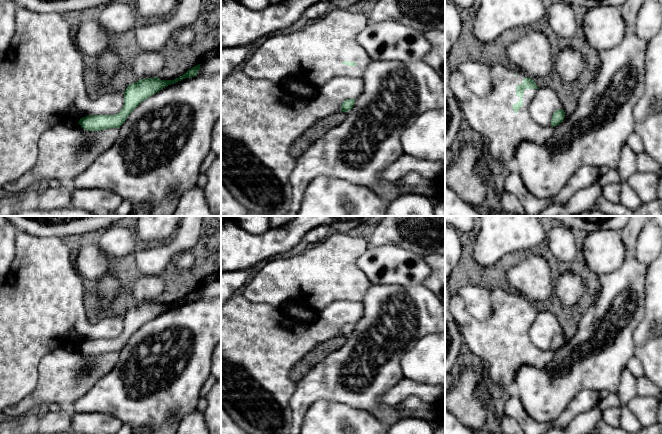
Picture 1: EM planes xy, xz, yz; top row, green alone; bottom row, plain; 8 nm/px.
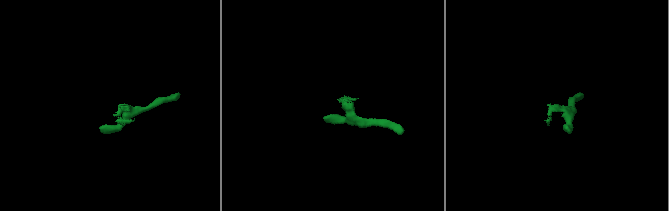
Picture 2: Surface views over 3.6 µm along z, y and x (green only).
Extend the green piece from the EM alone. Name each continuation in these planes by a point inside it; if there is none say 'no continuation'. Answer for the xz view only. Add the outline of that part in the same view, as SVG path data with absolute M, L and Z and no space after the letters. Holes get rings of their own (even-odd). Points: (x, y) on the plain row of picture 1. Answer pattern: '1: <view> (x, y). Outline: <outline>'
1: xz (315, 278). Outline: M331 231L324 240L311 245L300 255L268 262L250 283L244 285L243 296L250 302L267 303L281 310L286 301L294 300L317 313L336 301L362 301L367 290L373 285L357 265L358 258L367 248L367 237Z

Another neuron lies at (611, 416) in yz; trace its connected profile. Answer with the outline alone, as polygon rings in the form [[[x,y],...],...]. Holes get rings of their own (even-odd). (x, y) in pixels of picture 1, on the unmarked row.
[[[611,407],[602,411],[602,420],[610,426],[619,426],[621,407]]]

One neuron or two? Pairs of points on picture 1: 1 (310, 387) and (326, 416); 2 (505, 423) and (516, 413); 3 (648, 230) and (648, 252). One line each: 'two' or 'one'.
1: two
2: two
3: one

